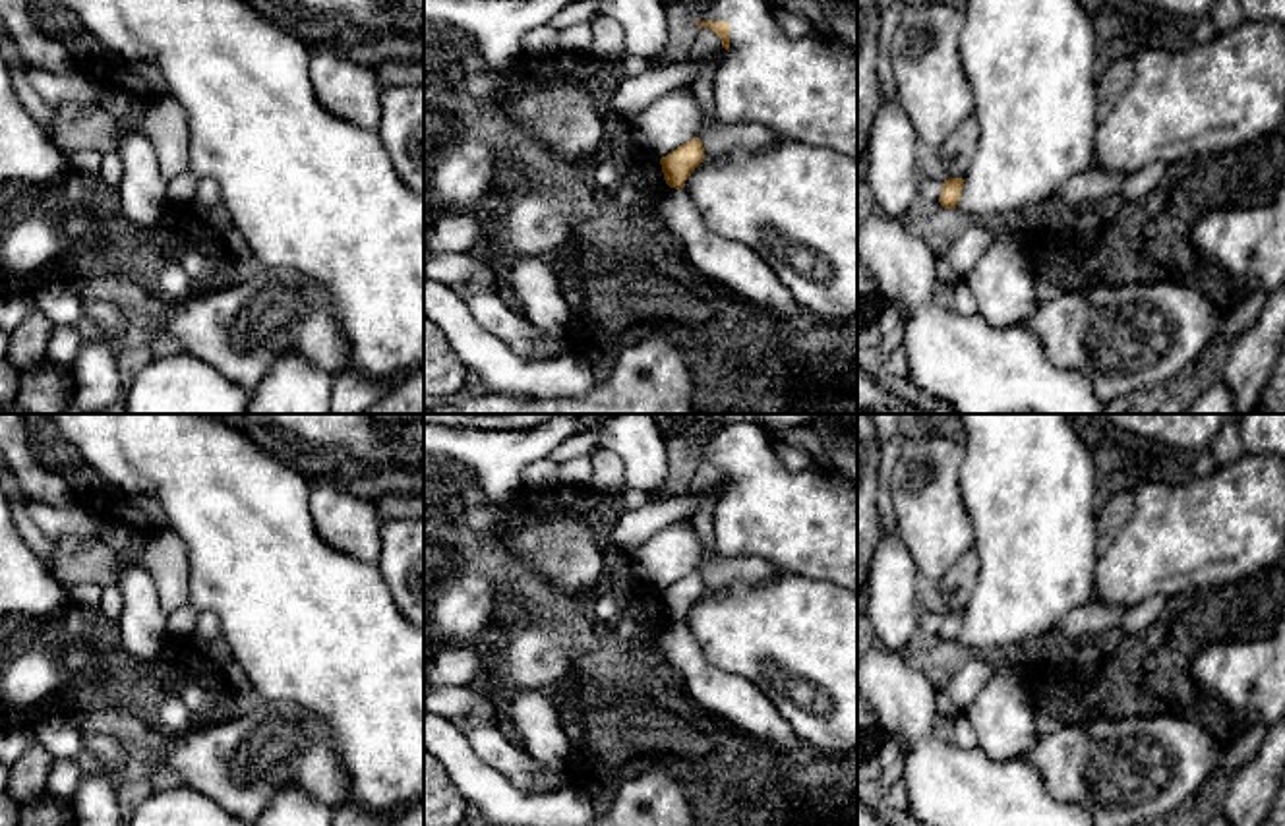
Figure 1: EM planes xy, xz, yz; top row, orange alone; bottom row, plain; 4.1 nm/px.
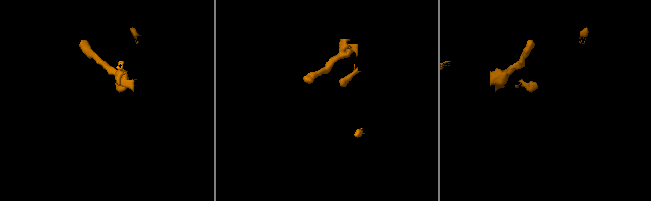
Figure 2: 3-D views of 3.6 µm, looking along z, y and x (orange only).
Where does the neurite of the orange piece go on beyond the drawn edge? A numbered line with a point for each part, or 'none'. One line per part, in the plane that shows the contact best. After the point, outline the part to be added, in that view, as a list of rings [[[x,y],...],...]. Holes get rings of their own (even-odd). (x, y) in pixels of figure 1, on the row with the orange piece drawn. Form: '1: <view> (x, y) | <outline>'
1: xz (807, 91) | [[[710,0],[691,15],[730,23],[730,52],[712,79],[722,124],[764,124],[857,162],[855,54],[788,37],[768,0]]]

